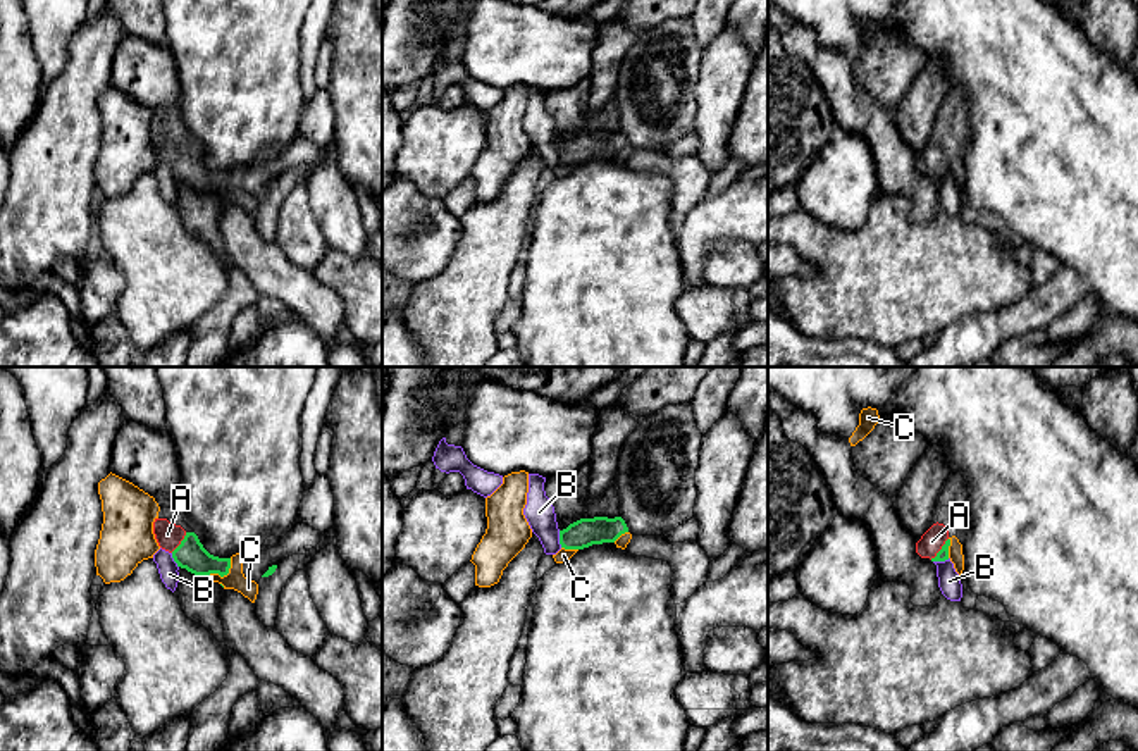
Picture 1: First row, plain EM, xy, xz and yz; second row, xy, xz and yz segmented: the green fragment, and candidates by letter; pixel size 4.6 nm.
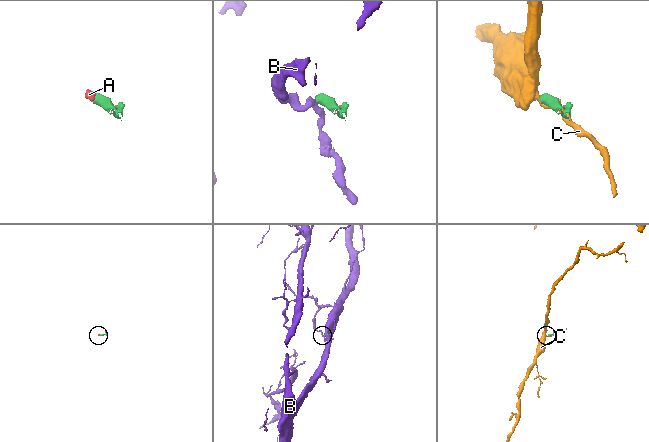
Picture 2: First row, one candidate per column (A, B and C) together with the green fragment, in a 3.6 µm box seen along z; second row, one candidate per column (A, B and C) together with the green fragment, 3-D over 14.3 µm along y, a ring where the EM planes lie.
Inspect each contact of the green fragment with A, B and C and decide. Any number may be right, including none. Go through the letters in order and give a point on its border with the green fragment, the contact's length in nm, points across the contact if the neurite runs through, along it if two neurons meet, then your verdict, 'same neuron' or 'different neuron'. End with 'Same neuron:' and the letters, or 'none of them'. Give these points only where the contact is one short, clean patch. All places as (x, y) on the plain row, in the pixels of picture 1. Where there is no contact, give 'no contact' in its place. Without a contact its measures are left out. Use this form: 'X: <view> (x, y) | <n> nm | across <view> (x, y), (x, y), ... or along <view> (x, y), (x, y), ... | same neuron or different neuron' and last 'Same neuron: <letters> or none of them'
A: yz (940, 164) | 130 nm | across yz (942, 169), (940, 164), (932, 155) | same neuron
B: xz (560, 154) | 80 nm | along xz (558, 145), (562, 161) | different neuron
C: xy (219, 188) | 190 nm | different neuron
Same neuron: A

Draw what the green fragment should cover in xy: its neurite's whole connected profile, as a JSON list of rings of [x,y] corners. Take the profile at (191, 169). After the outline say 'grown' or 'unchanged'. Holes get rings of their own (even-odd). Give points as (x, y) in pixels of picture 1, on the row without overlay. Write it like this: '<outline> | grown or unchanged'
[[[155,133],[153,148],[158,160],[172,169],[177,181],[195,189],[219,188],[224,191],[229,188],[231,172],[210,169],[195,146],[186,146],[167,133]]] | grown

